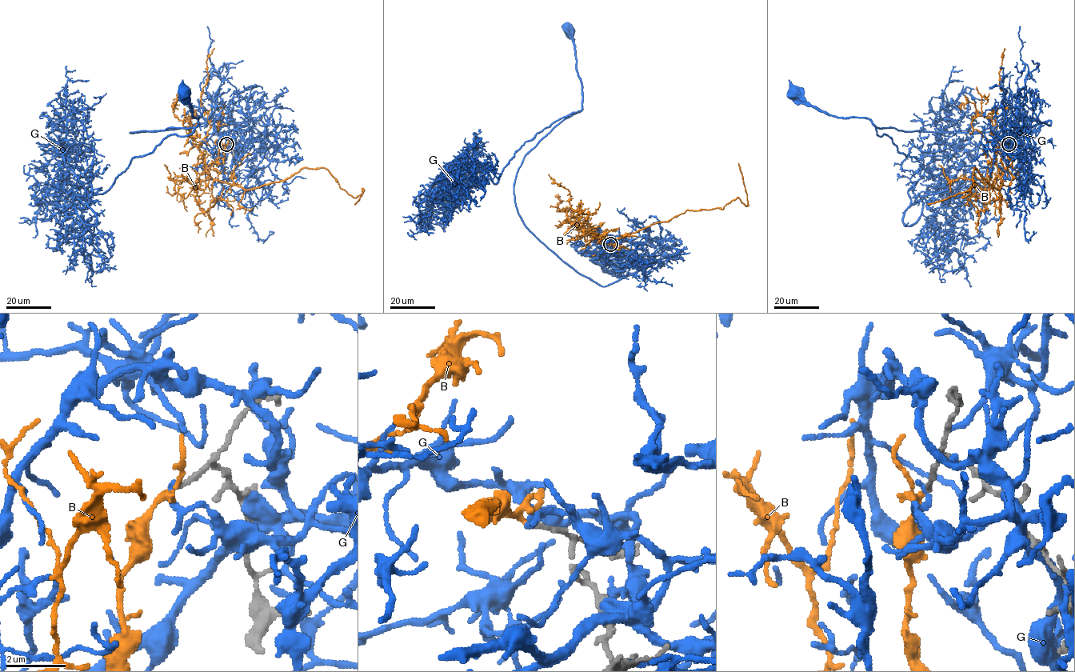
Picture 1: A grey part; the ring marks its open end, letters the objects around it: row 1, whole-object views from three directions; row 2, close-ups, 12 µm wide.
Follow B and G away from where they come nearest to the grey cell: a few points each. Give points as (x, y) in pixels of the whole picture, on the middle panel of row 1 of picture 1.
B: (611, 244), (601, 242), (601, 237), (623, 238), (687, 210), (722, 210), (737, 198), (747, 206), (738, 163)
G: (611, 243), (636, 253), (640, 268), (603, 286), (551, 251), (514, 200), (524, 157), (581, 109), (568, 30)

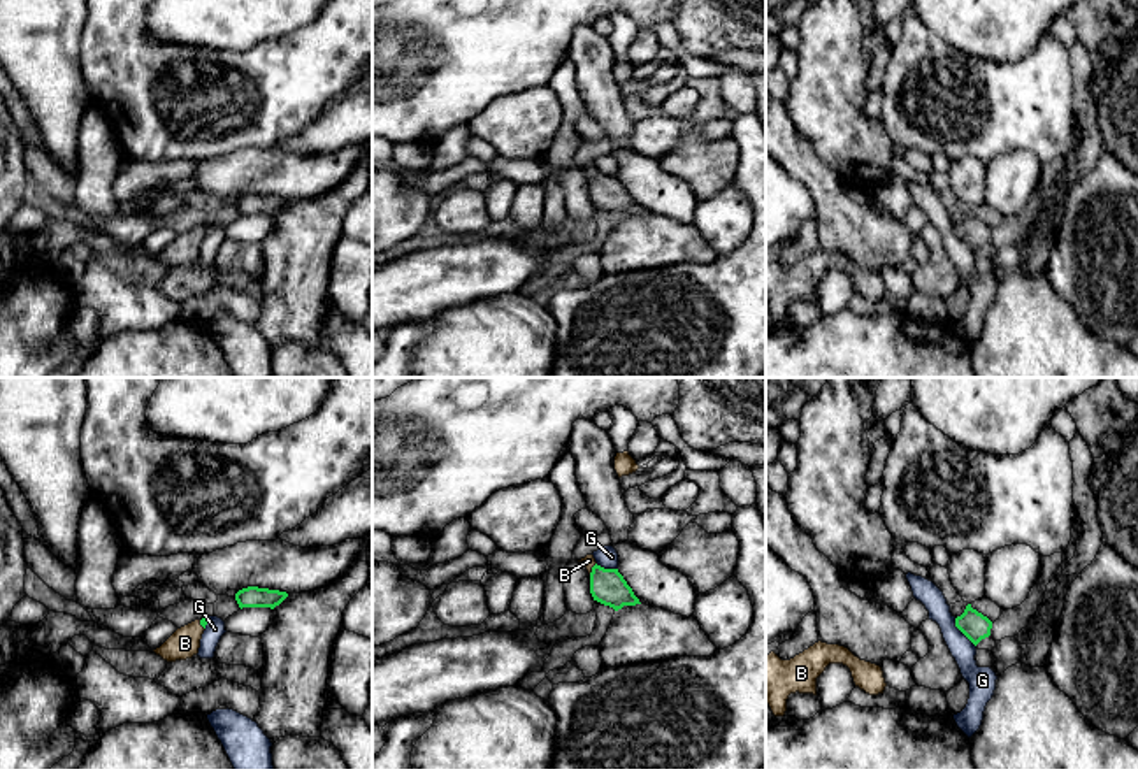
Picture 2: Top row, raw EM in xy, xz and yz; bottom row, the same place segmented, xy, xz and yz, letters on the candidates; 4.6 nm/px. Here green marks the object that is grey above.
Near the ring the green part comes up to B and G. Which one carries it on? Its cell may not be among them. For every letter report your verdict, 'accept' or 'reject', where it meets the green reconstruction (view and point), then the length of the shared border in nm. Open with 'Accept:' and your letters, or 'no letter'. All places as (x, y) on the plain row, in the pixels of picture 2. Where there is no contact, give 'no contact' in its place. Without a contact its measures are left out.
Accept: B
B: accept; meets green in xz at (592, 174); contact 70 nm long
G: reject; meets green in yz at (961, 237); contact 170 nm long

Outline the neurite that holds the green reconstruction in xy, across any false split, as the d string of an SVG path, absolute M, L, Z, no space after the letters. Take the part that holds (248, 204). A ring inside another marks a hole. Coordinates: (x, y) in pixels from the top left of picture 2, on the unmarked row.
M248 193L235 200L239 214L270 214L274 216L288 204L286 198Z

